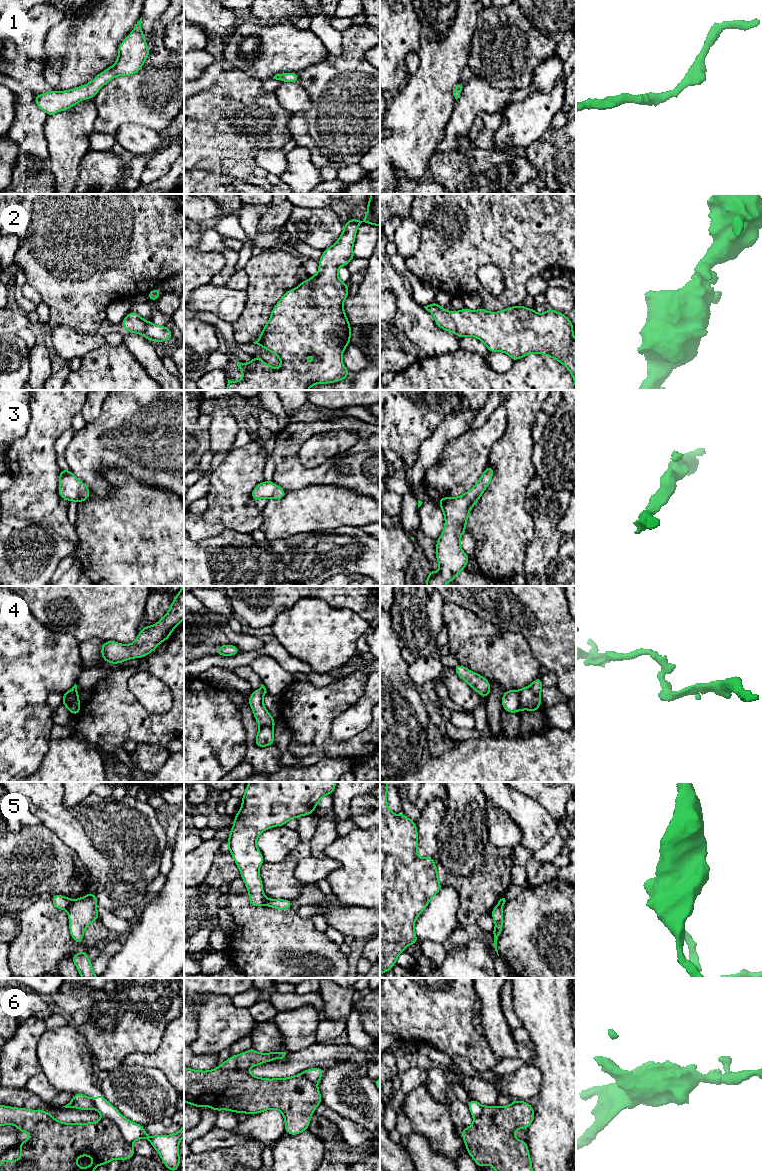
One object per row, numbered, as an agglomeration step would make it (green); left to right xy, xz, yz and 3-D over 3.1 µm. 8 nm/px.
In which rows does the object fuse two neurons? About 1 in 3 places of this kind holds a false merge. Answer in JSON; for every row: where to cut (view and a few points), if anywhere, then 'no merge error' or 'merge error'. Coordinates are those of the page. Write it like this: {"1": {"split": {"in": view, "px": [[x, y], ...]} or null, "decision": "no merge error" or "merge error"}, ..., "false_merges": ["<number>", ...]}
{"1": {"split": null, "decision": "no merge error"}, "2": {"split": null, "decision": "no merge error"}, "3": {"split": null, "decision": "no merge error"}, "4": {"split": {"in": "xy", "px": [[77, 694], [63, 701]]}, "decision": "merge error"}, "5": {"split": {"in": "xy", "px": [[72, 900], [67, 909]]}, "decision": "merge error"}, "6": {"split": {"in": "xy", "px": [[102, 1115], [110, 1119], [117, 1126], [121, 1135], [131, 1144]]}, "decision": "merge error"}, "false_merges": ["4", "5", "6"]}

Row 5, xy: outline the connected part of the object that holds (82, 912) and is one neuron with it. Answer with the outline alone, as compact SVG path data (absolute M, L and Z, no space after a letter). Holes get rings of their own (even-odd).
M88 893L86 896L71 901L67 909L69 930L72 939L77 944L83 943L85 929L100 917L96 906L97 897L95 893Z

